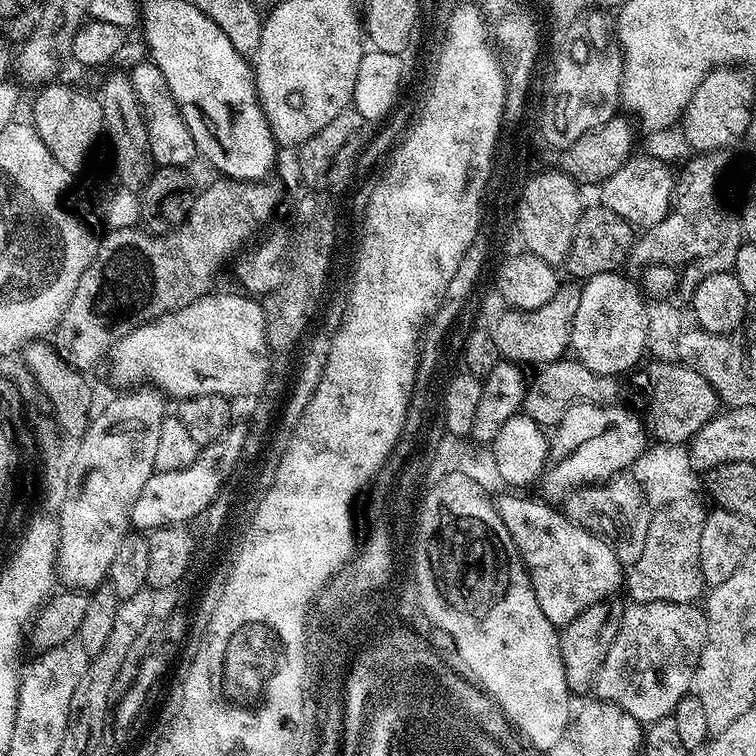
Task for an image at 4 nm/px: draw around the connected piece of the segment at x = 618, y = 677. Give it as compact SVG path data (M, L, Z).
M650 602L649 604L629 603L624 609L624 617L618 626L618 636L606 662L602 662L600 672L594 681L594 692L608 704L617 704L635 720L651 722L663 716L672 716L676 703L689 695L696 678L696 663L704 645L706 616L696 609L695 603L675 604L674 602Z

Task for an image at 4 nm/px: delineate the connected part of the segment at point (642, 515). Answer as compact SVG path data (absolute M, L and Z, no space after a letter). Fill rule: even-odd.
M621 474L599 484L583 484L580 488L571 489L562 501L562 511L570 522L602 537L614 550L620 565L631 566L638 562L646 546L646 530L650 526L652 512L632 474Z

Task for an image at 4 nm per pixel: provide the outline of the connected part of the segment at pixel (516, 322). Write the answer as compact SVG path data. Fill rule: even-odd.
M576 282L561 283L560 289L538 310L522 312L519 310L504 310L493 324L490 331L494 338L494 346L498 346L501 357L511 360L521 366L536 364L543 366L551 361L559 360L569 351L572 342L572 327L574 314L578 314L581 285Z

